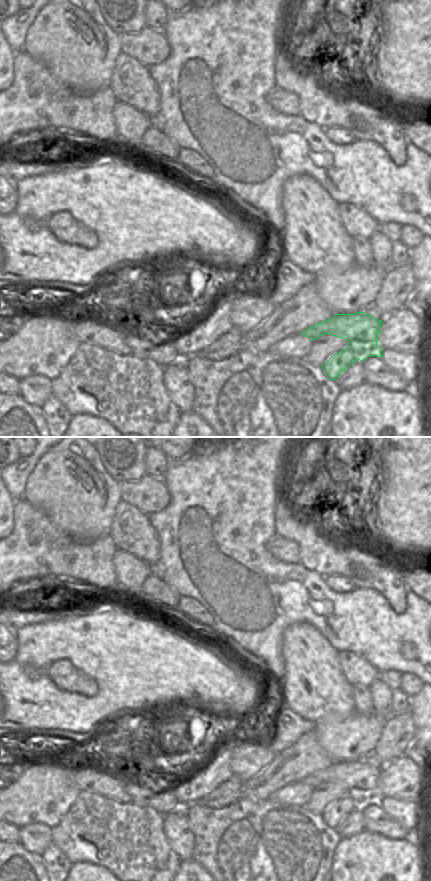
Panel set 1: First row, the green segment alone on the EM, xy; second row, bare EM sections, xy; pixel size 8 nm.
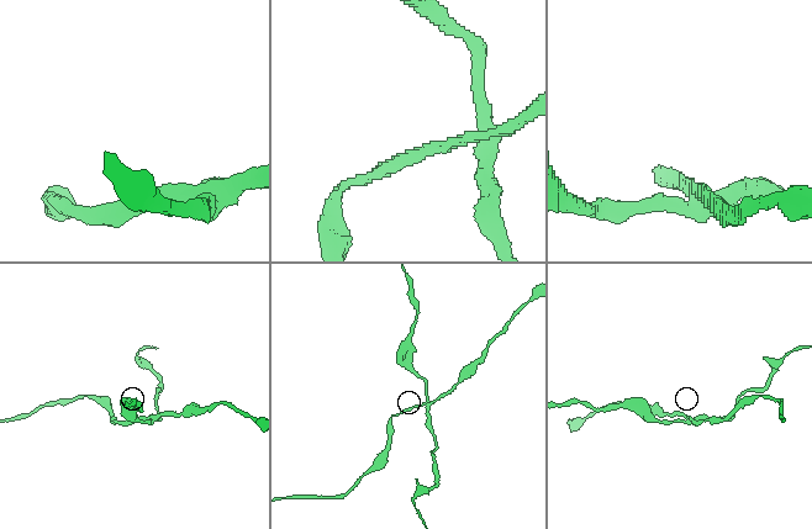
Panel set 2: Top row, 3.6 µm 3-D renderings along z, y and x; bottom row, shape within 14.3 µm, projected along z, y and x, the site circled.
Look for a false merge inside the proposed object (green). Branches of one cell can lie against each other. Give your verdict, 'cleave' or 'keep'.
cleave

